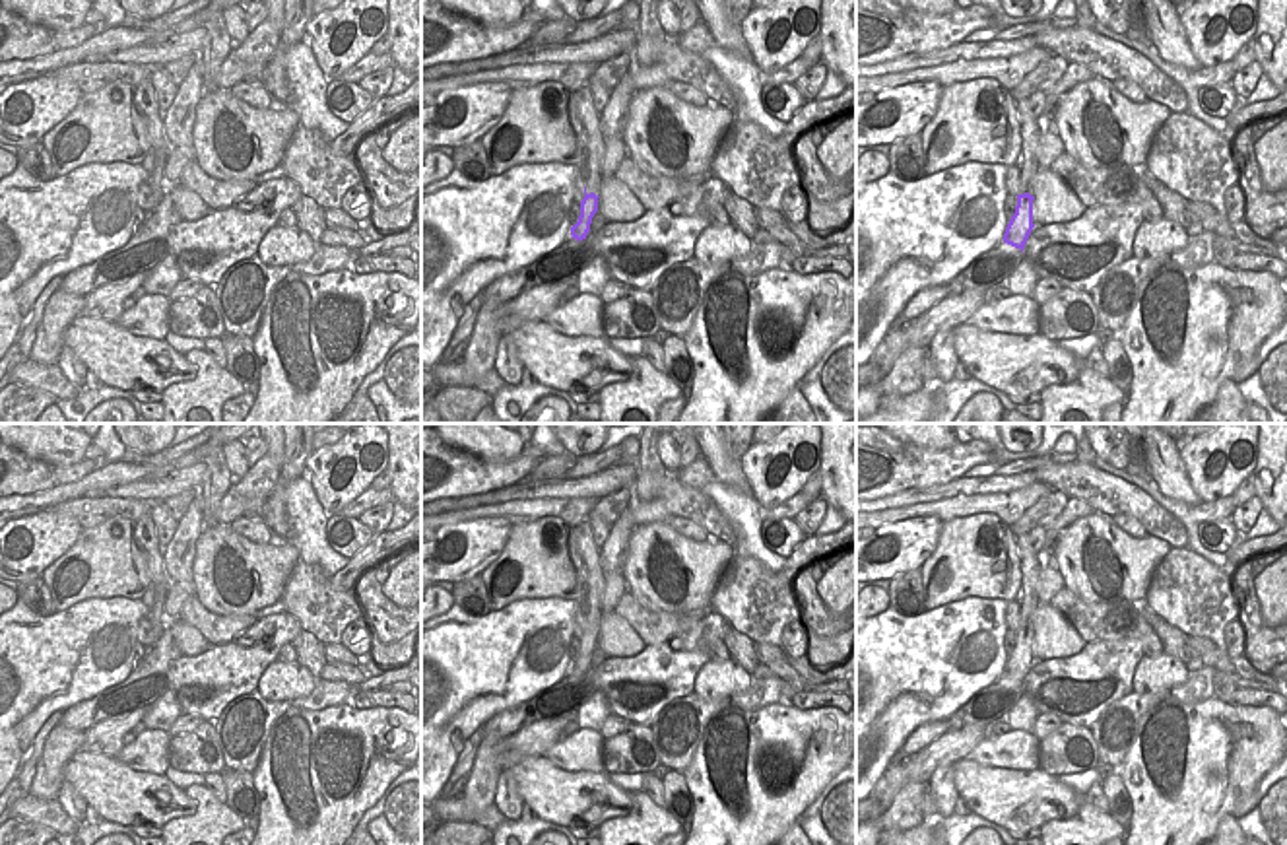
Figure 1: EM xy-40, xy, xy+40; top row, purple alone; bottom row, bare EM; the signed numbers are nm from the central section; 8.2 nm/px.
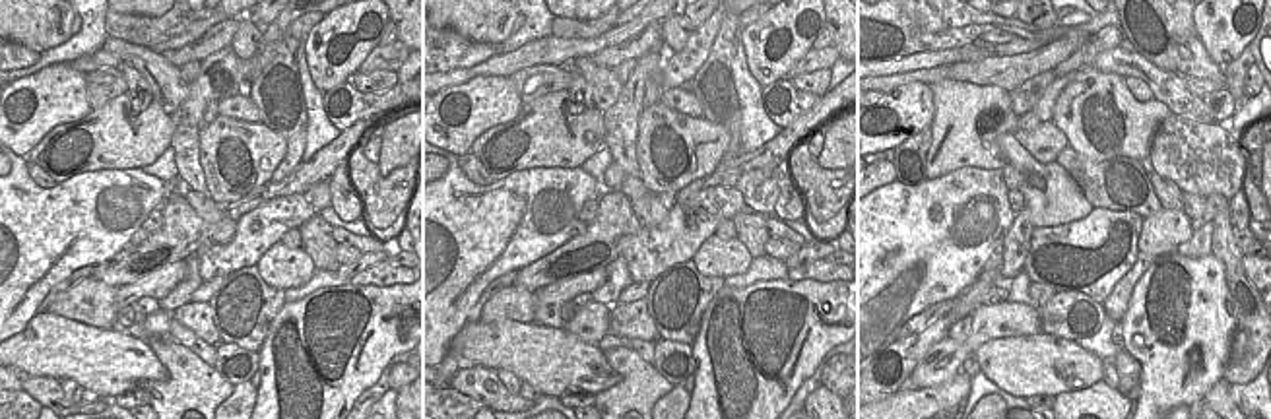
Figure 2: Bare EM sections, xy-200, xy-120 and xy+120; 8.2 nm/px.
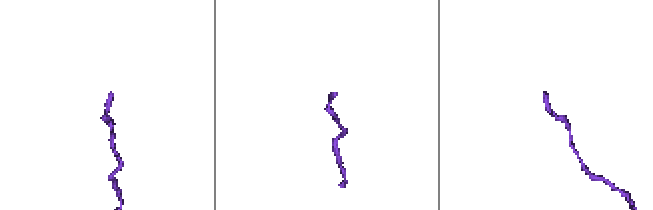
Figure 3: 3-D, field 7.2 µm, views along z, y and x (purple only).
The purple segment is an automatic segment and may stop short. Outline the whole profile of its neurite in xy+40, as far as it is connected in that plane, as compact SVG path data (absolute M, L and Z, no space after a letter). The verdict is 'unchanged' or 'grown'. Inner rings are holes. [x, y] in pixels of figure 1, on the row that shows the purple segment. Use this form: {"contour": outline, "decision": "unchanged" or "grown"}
{"contour": "M1027 99L1015 101L1015 113L1021 126L1021 157L1015 163L1015 167L1019 169L1019 194L1017 194L1015 214L1011 216L1004 233L1004 243L1023 253L1025 243L1035 227L1033 223L1035 194L1031 181L1039 171L1037 148L1039 148L1040 128L1037 124L1037 118L1029 111Z", "decision": "grown"}

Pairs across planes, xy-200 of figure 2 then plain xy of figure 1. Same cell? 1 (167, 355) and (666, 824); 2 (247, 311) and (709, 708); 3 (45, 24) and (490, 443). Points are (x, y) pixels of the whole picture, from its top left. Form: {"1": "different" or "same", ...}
{"1": "same", "2": "same", "3": "same"}

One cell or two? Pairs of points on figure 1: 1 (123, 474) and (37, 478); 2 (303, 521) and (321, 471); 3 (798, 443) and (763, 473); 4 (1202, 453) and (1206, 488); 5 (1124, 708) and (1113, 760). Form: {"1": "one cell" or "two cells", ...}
{"1": "two cells", "2": "two cells", "3": "one cell", "4": "one cell", "5": "one cell"}

